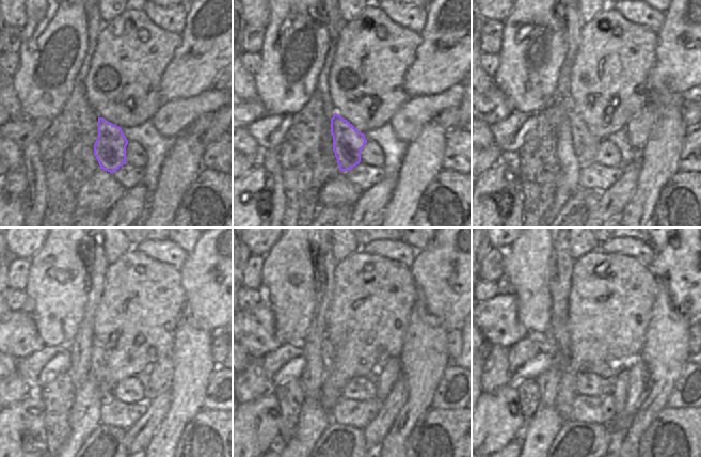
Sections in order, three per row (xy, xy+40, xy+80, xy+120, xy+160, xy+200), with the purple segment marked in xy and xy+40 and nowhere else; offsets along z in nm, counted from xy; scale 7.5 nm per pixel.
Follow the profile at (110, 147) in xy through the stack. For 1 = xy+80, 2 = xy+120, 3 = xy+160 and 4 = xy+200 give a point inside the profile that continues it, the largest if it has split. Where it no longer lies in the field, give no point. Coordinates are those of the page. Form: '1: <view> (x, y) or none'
1: xy+80 (586, 144)
2: xy+120 (97, 363)
3: xy+160 (328, 351)
4: xy+200 (561, 336)

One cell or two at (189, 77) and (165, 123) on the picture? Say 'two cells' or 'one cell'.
two cells

